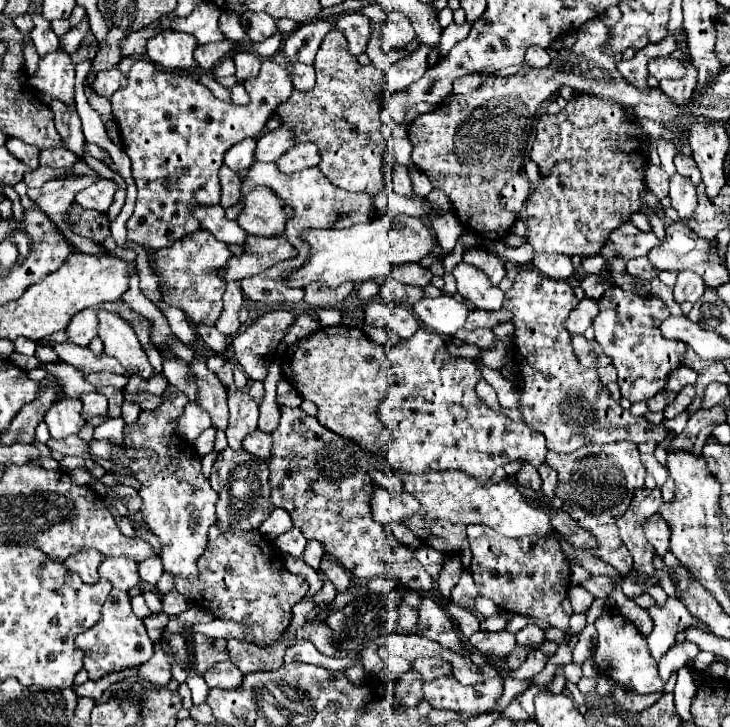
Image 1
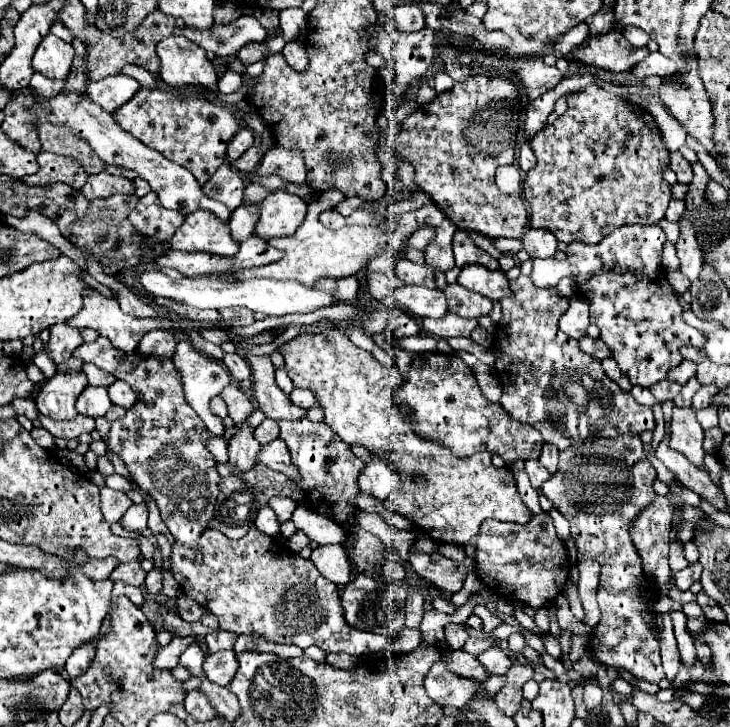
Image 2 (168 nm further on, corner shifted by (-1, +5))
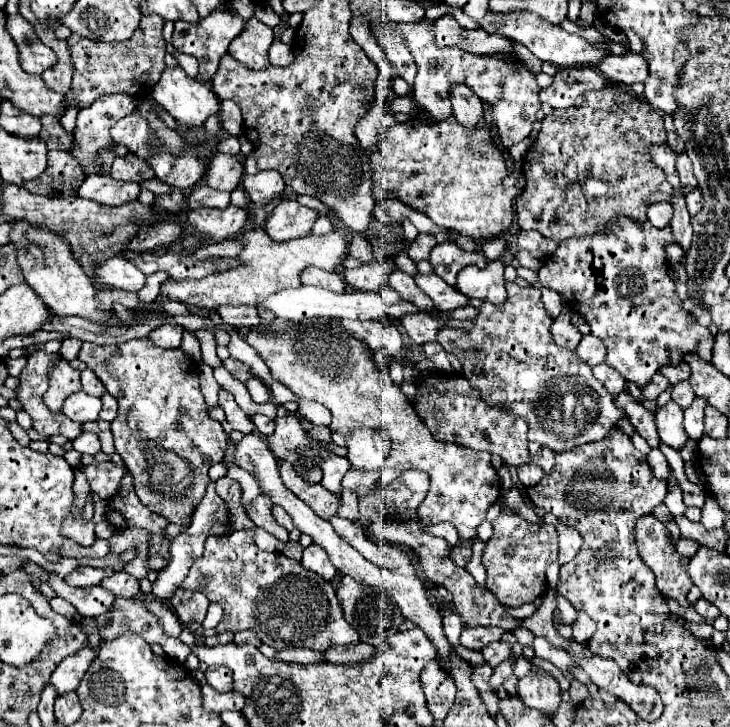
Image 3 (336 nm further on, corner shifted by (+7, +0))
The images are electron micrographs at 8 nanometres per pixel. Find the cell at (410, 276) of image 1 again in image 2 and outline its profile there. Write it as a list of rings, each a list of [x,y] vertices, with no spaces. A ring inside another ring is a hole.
[[[401,257],[397,261],[395,271],[397,271],[397,277],[407,285],[419,285],[419,287],[431,287],[431,289],[435,287],[435,271],[427,265],[417,265]]]

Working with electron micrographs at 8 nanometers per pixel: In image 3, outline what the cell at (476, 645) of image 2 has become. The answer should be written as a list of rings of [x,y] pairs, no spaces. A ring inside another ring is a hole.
[[[479,626],[479,628],[467,628],[461,634],[461,644],[471,650],[481,650],[489,642],[495,642],[503,636],[503,628],[499,626]]]

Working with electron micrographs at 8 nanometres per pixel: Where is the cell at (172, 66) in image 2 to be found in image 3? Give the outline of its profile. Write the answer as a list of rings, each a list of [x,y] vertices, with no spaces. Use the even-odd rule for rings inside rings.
[[[181,66],[165,68],[151,96],[185,128],[199,128],[219,110],[213,90],[189,78]]]

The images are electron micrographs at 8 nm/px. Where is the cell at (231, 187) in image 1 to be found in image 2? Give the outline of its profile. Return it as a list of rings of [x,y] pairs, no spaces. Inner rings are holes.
[[[223,163],[215,175],[203,185],[203,193],[211,199],[217,199],[225,203],[231,211],[235,211],[243,201],[243,181],[239,177],[239,171],[235,171],[233,165]]]

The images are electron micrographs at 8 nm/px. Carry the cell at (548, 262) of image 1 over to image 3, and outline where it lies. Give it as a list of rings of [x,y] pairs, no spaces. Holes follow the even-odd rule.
[[[521,230],[519,236],[517,236],[517,240],[519,240],[519,248],[521,248],[521,250],[533,252],[533,250],[539,248],[543,236],[541,236],[539,232],[535,232],[535,230]]]

